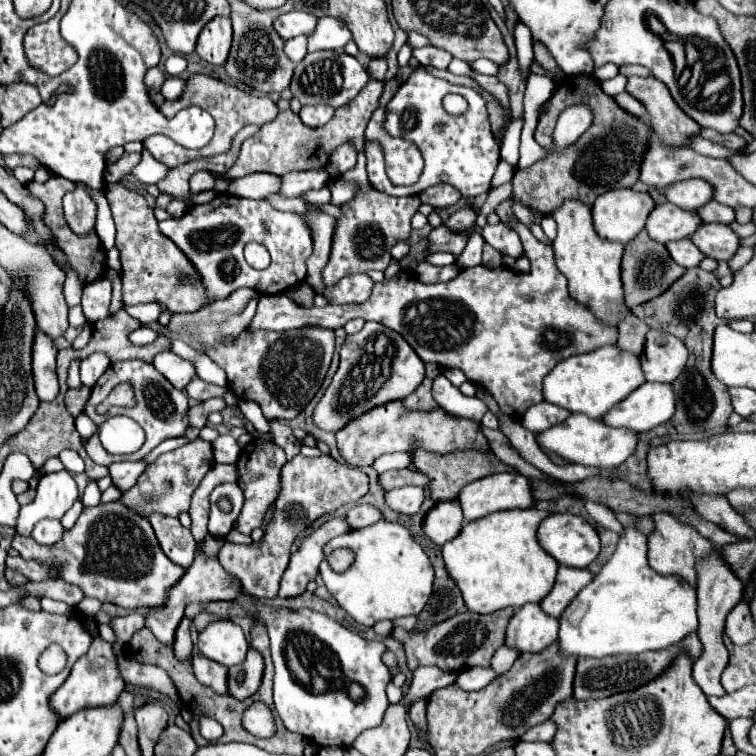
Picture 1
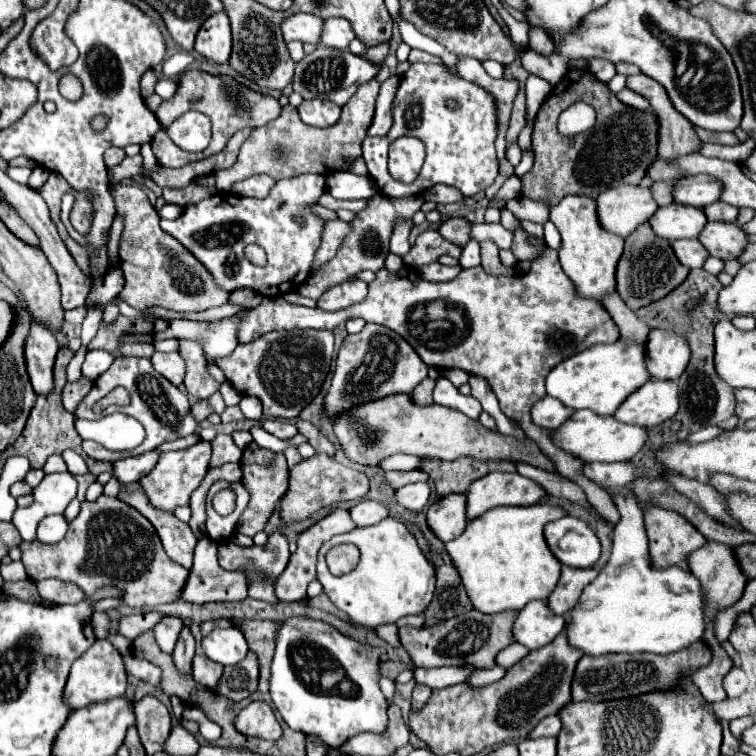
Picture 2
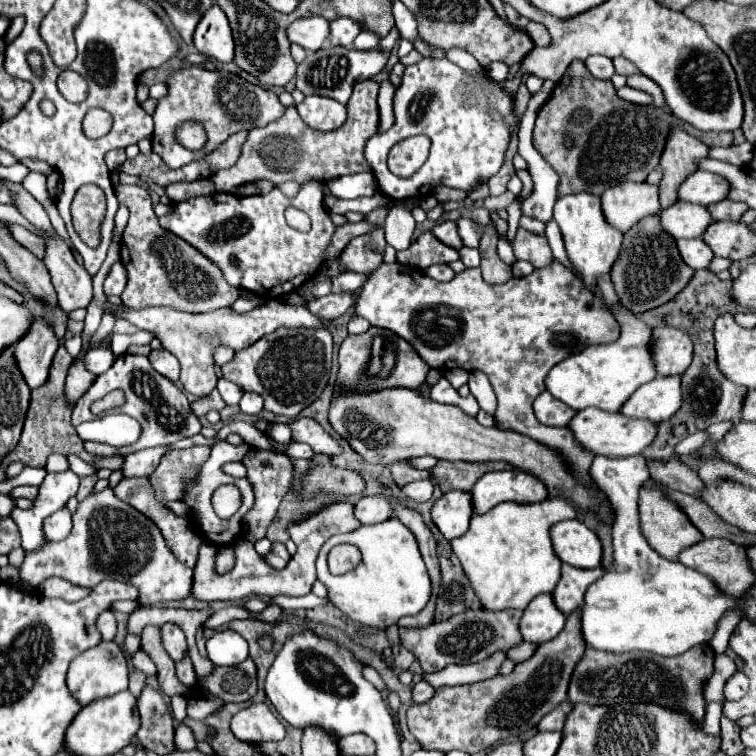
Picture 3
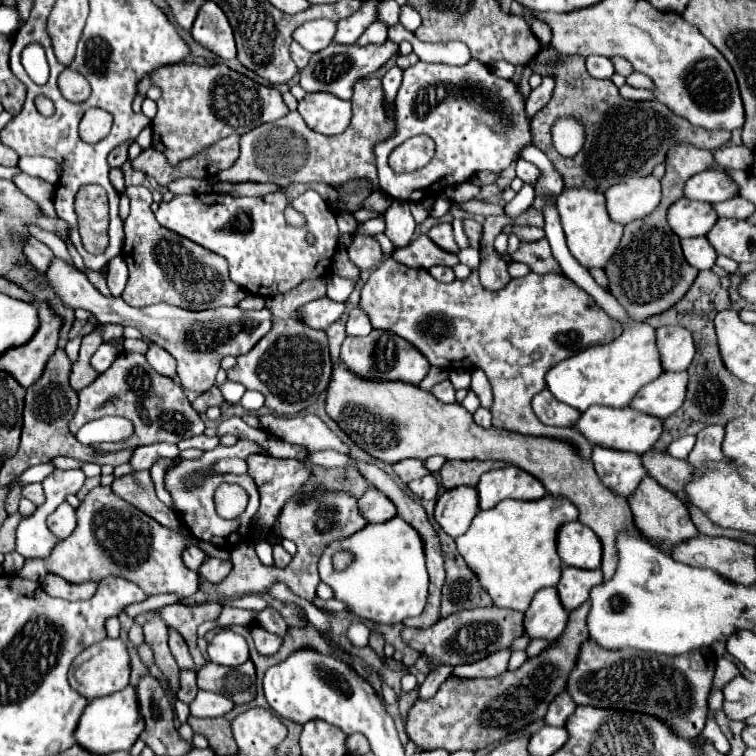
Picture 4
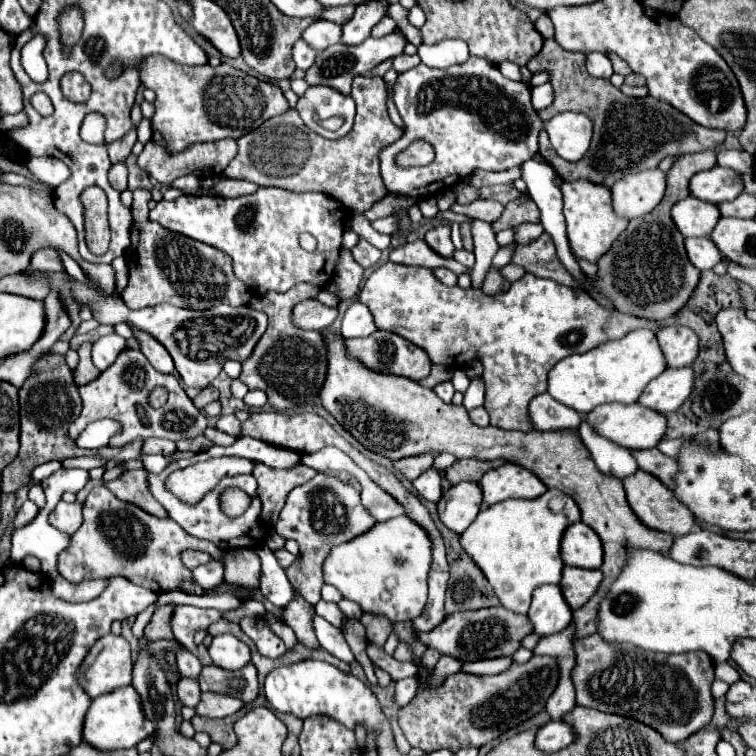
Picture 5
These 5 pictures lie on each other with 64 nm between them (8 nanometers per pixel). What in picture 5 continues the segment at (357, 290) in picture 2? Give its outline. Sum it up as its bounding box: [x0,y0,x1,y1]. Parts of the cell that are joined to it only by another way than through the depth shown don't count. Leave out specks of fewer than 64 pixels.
[292,300,338,330]

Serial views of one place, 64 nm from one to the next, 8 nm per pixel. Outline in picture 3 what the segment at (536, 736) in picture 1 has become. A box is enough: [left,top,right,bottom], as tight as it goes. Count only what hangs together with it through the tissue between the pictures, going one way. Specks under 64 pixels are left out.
[538,700,572,732]

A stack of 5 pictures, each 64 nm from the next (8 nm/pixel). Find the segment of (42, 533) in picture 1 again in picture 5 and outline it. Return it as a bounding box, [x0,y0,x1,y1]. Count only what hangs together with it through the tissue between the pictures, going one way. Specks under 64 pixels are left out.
[50,502,82,534]

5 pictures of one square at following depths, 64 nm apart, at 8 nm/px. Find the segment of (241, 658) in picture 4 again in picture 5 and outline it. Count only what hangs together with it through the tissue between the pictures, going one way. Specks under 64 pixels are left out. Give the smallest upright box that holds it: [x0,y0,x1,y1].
[208,634,250,670]

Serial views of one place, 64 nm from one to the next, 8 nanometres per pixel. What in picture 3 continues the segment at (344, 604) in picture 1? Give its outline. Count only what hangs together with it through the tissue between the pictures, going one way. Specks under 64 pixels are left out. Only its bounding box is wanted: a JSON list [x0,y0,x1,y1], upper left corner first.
[316,516,432,628]

